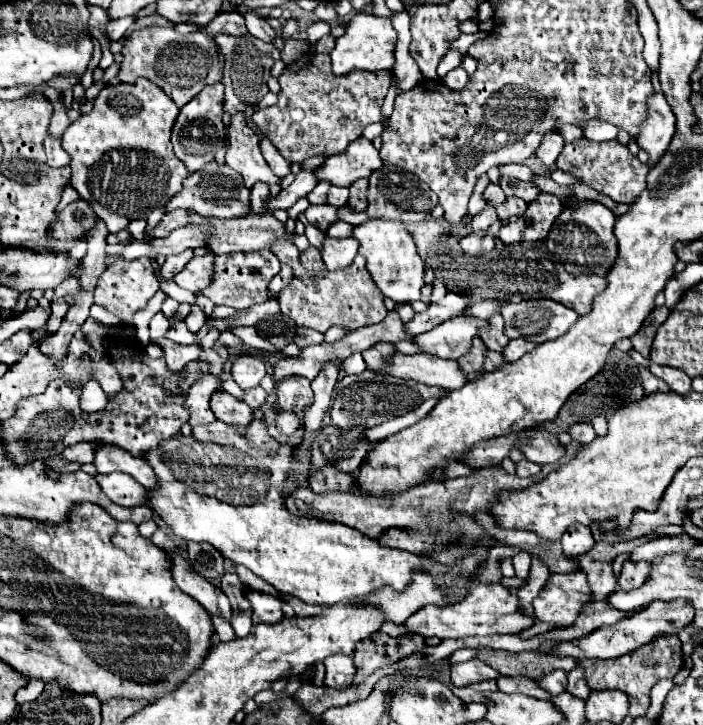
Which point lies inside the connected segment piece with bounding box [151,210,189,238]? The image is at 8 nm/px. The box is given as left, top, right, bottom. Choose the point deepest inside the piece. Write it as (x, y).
(169, 222)

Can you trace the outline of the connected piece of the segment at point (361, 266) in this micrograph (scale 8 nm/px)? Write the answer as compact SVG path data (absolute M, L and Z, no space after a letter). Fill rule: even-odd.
M309 248L307 252L301 252L301 262L305 270L313 276L319 276L317 282L303 282L299 278L293 278L293 282L281 292L279 304L281 312L293 320L297 326L313 328L317 332L325 332L329 326L341 326L345 330L357 330L361 326L377 324L387 316L387 308L381 296L381 290L369 280L369 272L365 268L365 258L357 256L355 262L341 270L341 272L327 272L323 276L323 264L321 254L317 248Z

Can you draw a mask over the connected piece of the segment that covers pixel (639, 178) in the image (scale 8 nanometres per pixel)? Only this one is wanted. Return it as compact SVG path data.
M587 138L565 144L555 166L567 174L573 174L583 184L599 184L601 194L607 194L615 202L623 202L623 204L633 204L633 200L637 200L637 196L645 190L645 178L651 168L649 164L639 162L639 158L633 156L617 140L593 142Z

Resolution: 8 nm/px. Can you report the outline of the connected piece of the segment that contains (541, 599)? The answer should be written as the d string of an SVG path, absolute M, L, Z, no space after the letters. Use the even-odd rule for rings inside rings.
M575 570L569 574L551 574L545 588L533 600L535 616L555 626L569 626L575 622L581 606L589 600L589 584L585 572Z

